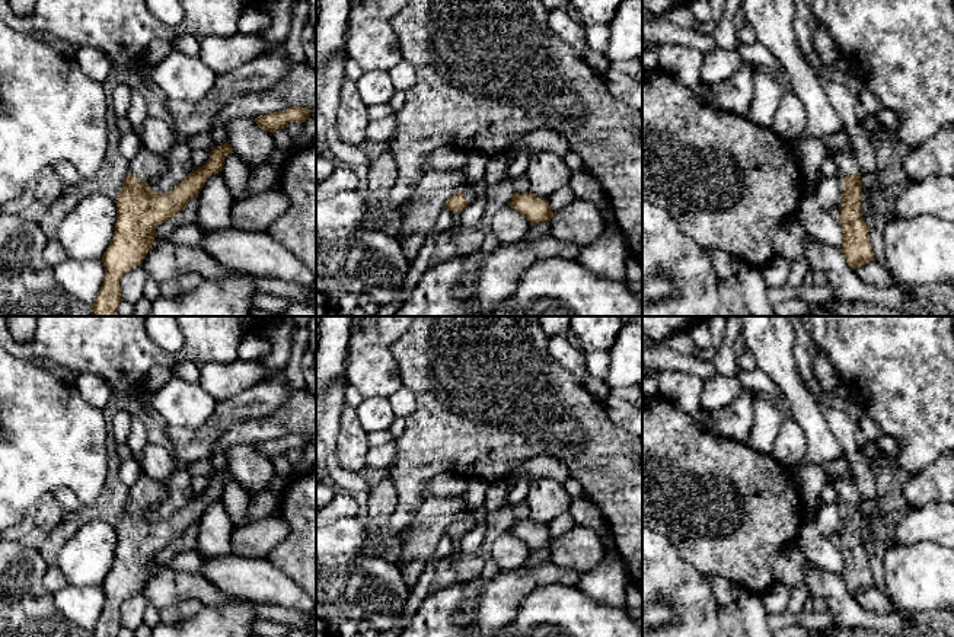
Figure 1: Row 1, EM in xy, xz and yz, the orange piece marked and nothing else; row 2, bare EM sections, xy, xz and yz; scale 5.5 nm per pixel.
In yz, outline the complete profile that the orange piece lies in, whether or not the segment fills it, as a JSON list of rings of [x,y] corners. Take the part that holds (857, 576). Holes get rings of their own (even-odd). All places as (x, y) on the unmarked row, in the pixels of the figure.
[[[829,477],[829,482],[837,493],[839,504],[843,510],[840,536],[840,552],[843,568],[840,577],[848,592],[855,596],[865,589],[875,587],[872,573],[870,570],[868,548],[864,547],[861,538],[861,493],[856,485],[840,477]]]

